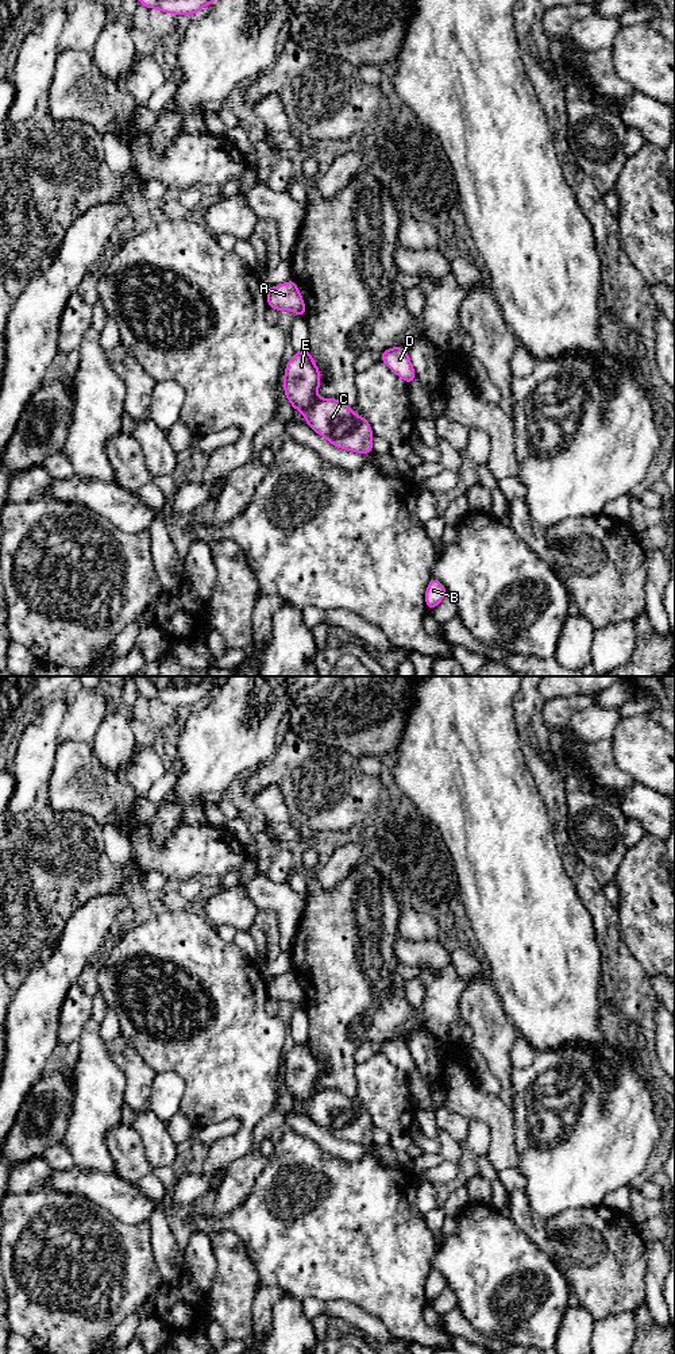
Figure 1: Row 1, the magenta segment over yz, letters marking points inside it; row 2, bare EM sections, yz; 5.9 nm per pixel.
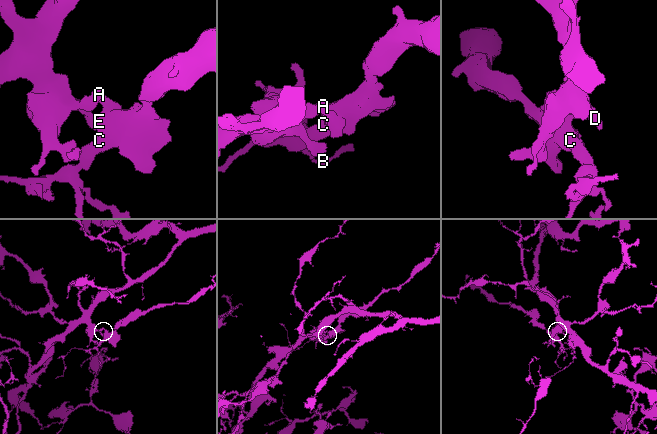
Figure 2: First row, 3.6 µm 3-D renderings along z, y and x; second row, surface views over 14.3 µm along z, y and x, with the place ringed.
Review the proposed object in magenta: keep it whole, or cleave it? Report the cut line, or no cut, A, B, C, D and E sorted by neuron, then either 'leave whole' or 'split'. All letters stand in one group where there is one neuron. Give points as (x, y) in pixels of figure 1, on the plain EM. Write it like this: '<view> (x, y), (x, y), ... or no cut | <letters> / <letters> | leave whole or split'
yz (304, 1000), (300, 1006) | A D / B C E | split

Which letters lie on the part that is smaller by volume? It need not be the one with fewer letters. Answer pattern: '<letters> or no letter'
B, C, E

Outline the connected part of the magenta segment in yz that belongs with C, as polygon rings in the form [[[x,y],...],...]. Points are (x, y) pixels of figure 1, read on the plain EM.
[[[310,1041],[294,1044],[286,1054],[284,1083],[294,1102],[301,1102],[305,1114],[316,1125],[340,1141],[358,1145],[373,1143],[370,1114],[356,1107],[351,1098],[338,1089],[319,1089],[321,1065],[312,1052]]]

